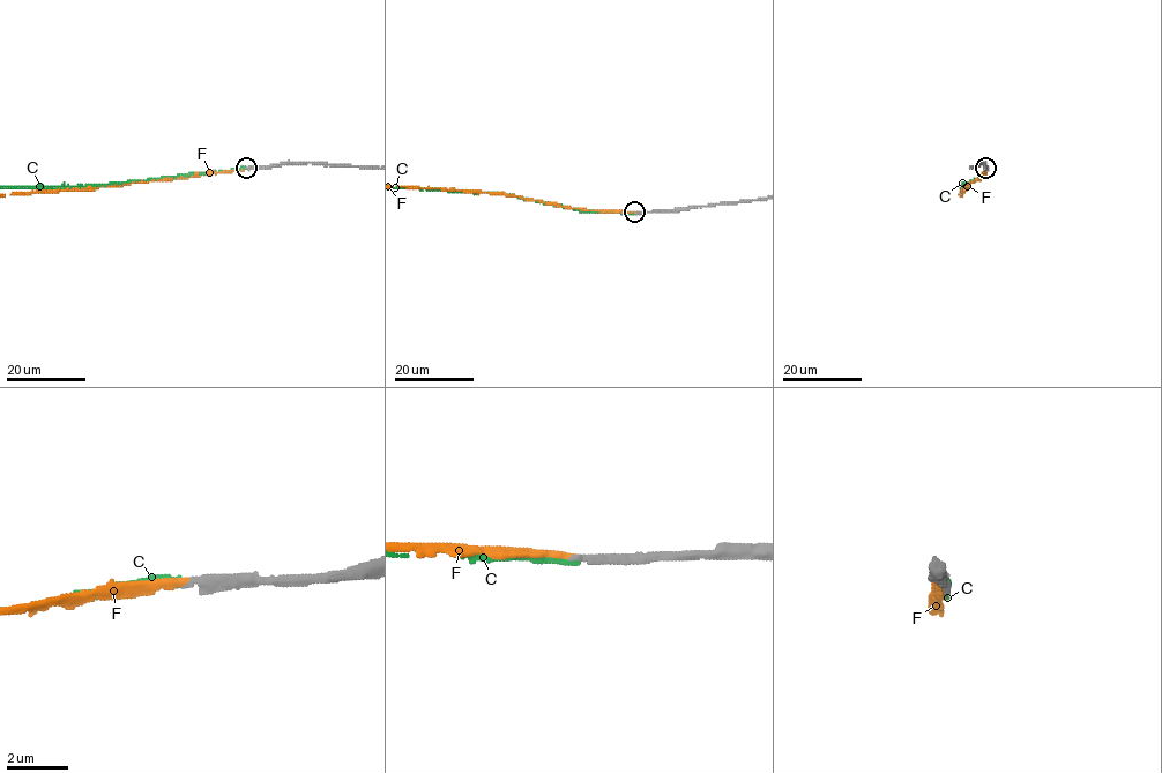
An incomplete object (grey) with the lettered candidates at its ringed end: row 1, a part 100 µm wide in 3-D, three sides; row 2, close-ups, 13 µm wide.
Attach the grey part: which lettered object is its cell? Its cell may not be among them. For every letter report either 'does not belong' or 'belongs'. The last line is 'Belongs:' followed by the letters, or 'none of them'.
C: does not belong
F: belongs
Belongs: F

